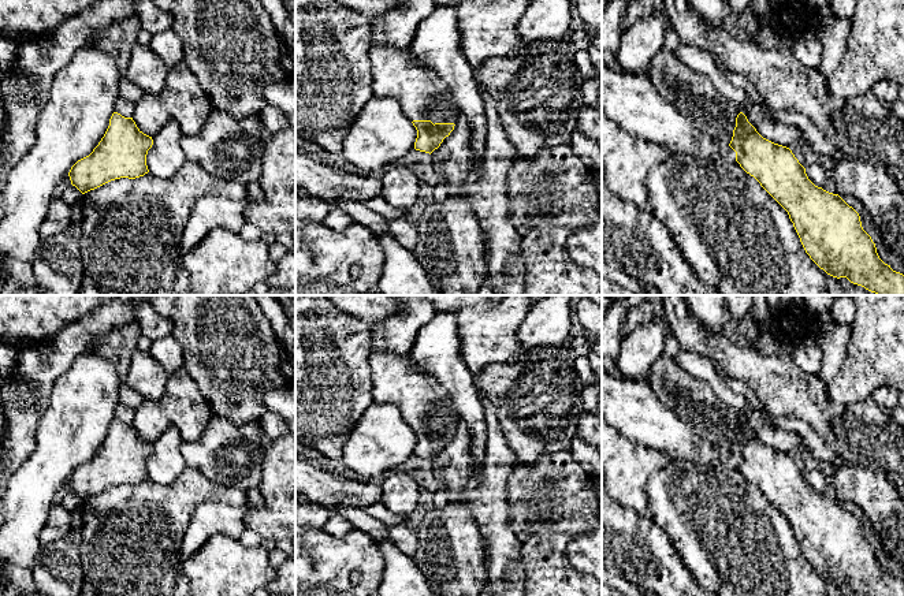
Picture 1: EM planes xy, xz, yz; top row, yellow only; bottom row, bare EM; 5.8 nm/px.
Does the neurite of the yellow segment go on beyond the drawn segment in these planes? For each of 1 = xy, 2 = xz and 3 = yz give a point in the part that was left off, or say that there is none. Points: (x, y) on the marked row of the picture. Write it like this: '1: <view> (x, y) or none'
1: none
2: xz (423, 96)
3: yz (694, 95)

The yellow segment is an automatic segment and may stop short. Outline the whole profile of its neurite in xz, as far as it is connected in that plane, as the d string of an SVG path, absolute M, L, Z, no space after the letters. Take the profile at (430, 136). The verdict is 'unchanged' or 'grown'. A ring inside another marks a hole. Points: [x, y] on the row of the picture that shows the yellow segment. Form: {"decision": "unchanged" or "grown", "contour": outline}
{"decision": "grown", "contour": "M372 45L371 87L373 97L395 98L417 130L414 149L432 153L450 135L460 111L440 77L410 57L410 46Z"}

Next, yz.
{"decision": "grown", "contour": "M666 46L652 57L646 75L656 92L691 119L702 134L736 152L740 167L788 212L806 253L821 269L837 279L847 277L877 295L904 295L904 275L879 258L859 213L838 194L815 186L792 150L763 138L743 113L743 107L723 97L707 75L688 67L676 51Z"}

